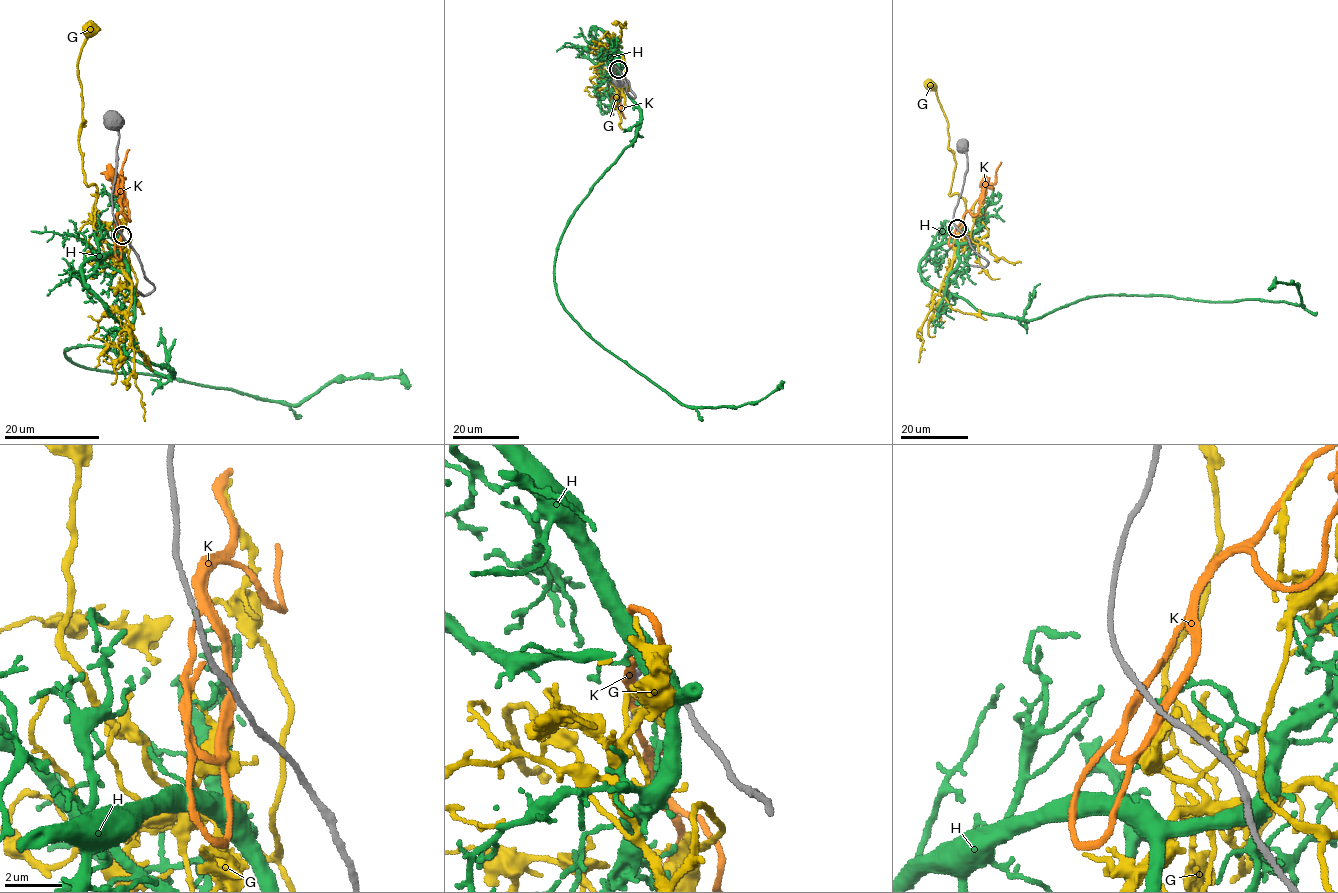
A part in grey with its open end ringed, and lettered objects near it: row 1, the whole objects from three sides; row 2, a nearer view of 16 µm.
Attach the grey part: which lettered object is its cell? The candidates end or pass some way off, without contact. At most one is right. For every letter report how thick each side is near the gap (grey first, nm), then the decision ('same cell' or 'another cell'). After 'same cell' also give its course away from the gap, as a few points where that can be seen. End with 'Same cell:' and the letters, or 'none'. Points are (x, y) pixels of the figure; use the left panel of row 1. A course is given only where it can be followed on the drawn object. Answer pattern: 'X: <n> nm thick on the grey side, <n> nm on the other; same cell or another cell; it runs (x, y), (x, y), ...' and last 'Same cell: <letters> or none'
G: 180 nm thick on the grey side, 320 nm on the other; another cell
H: 180 nm thick on the grey side, 120 nm on the other; same cell; it runs (119, 236), (129, 334), (173, 374), (109, 348), (66, 349), (78, 365), (300, 404), (359, 377), (410, 386)
K: 180 nm thick on the grey side, 280 nm on the other; another cell
Same cell: H

